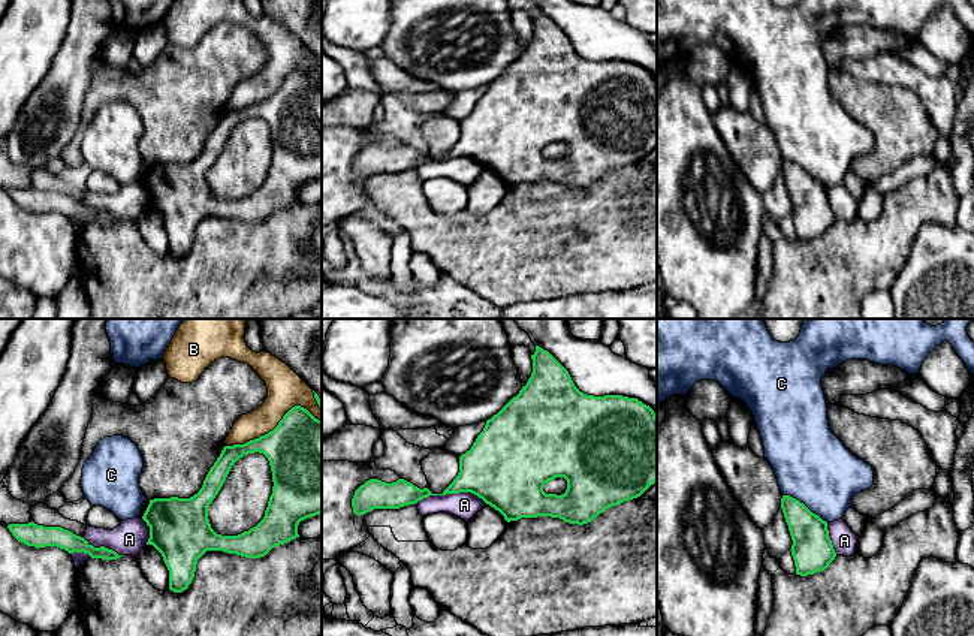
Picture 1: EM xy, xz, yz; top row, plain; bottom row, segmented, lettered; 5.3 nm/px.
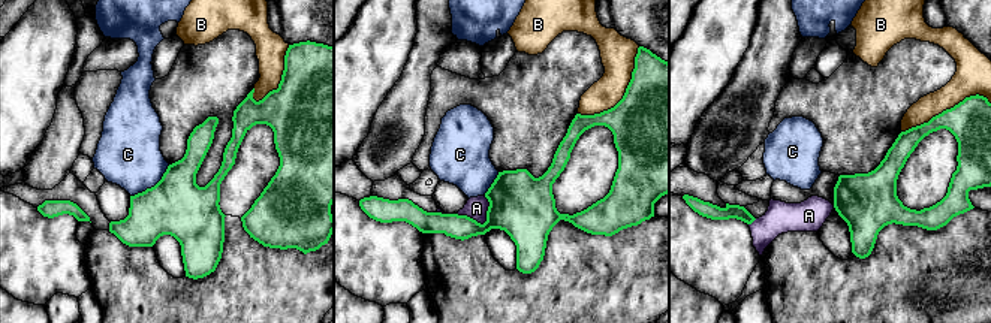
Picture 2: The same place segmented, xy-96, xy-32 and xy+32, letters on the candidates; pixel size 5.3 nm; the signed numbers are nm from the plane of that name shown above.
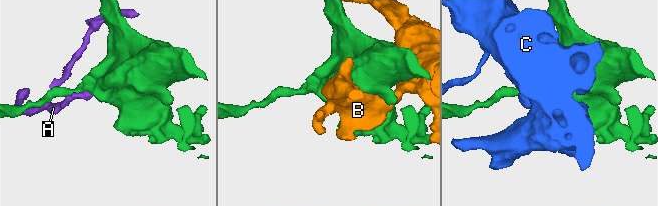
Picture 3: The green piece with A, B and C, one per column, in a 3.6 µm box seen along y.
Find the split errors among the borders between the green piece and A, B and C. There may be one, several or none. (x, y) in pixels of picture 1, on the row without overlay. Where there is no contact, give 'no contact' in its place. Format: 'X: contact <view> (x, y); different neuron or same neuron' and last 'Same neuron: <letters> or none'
A: contact xz (451, 157); different neuron
B: contact xy (276, 92); different neuron
C: contact yz (804, 169); different neuron
Same neuron: none

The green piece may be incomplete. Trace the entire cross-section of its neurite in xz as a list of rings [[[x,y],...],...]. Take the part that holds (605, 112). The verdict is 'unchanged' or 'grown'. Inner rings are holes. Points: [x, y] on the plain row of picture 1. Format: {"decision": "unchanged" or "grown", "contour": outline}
{"decision": "unchanged", "contour": [[[536,10],[536,16],[531,19],[531,24],[533,24],[533,37],[531,37],[531,42],[528,43],[527,49],[522,51],[519,58],[516,61],[513,61],[497,79],[494,79],[491,84],[486,85],[486,90],[485,90],[483,96],[477,100],[477,103],[473,108],[471,114],[459,121],[459,138],[458,138],[458,141],[453,144],[453,147],[441,159],[432,159],[428,153],[420,154],[420,153],[414,151],[413,148],[410,148],[410,147],[407,147],[404,144],[398,144],[396,147],[392,147],[392,148],[386,148],[386,147],[382,147],[379,144],[370,144],[370,145],[367,145],[364,150],[361,150],[355,156],[355,160],[352,163],[353,178],[355,180],[365,180],[365,178],[368,178],[368,177],[371,177],[374,174],[399,174],[399,172],[404,172],[404,171],[408,171],[408,169],[416,169],[417,166],[420,166],[420,165],[423,165],[423,163],[426,163],[429,160],[446,160],[446,159],[471,157],[471,159],[477,160],[479,163],[482,163],[486,169],[489,169],[491,172],[498,175],[504,181],[504,184],[507,187],[518,186],[521,183],[551,181],[551,183],[560,183],[560,184],[563,184],[564,187],[569,187],[569,189],[584,190],[584,189],[591,187],[594,183],[597,183],[606,174],[609,174],[612,171],[618,171],[618,169],[621,169],[624,166],[628,166],[628,165],[640,162],[651,150],[654,150],[657,147],[657,81],[655,81],[654,75],[649,70],[646,70],[642,66],[639,66],[637,63],[628,63],[628,61],[622,61],[622,60],[594,61],[594,60],[586,60],[586,58],[581,57],[575,51],[569,36],[548,15],[543,15],[539,10]],[[555,142],[564,142],[567,145],[567,154],[561,160],[546,159],[543,156],[543,151],[548,147],[554,145]]]}

